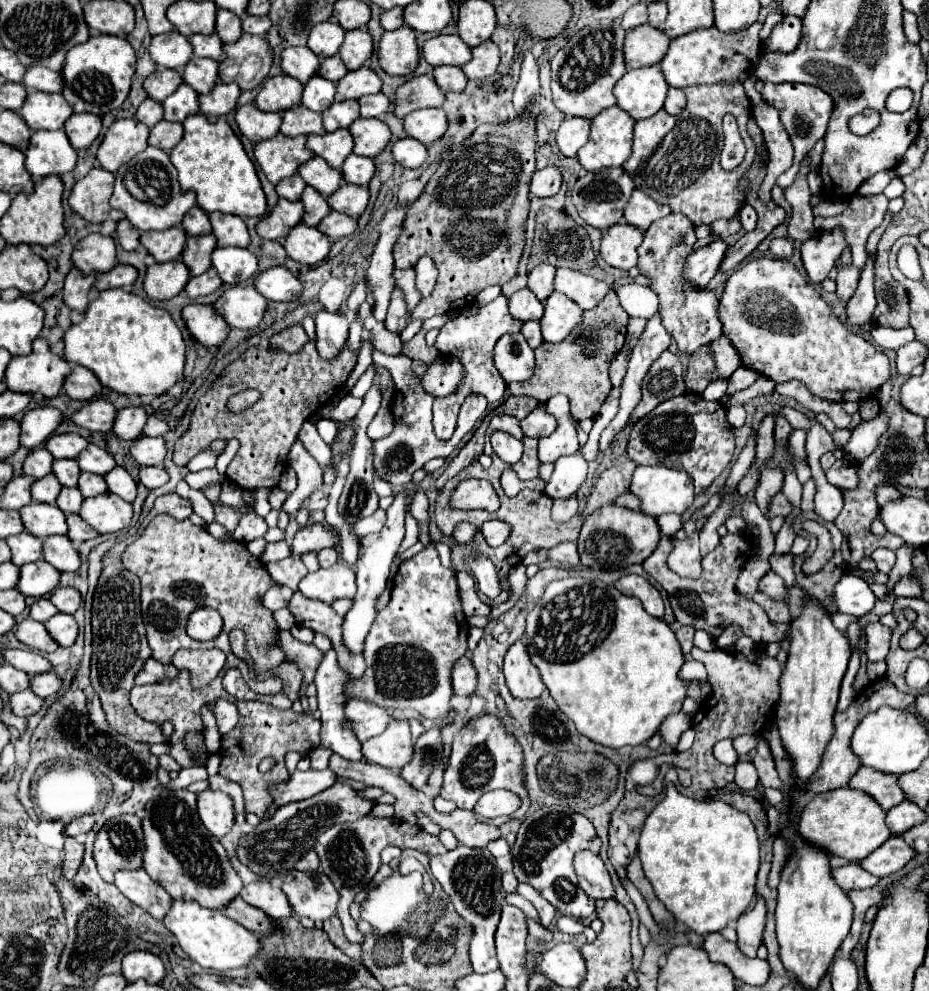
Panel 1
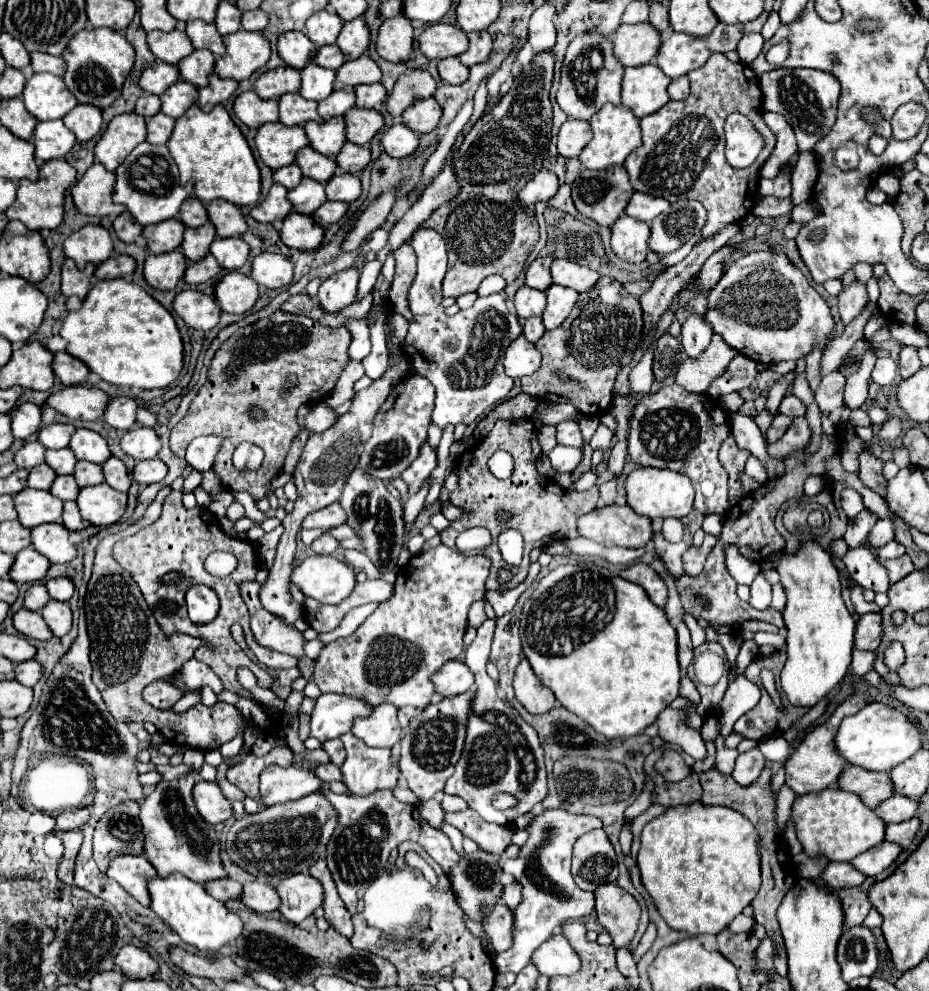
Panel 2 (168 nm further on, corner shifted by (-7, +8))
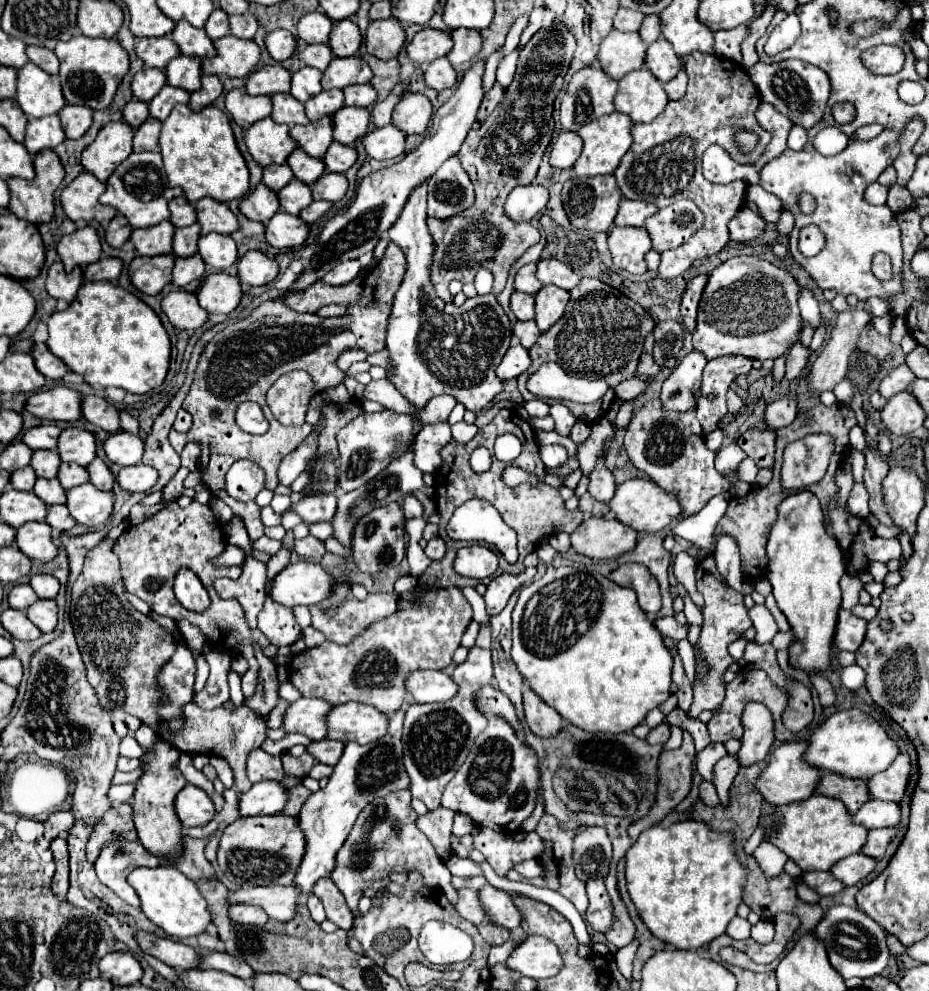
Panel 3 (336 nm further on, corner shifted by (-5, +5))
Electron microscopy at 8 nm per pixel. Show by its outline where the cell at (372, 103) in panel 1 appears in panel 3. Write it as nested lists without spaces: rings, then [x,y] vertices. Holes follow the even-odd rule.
[[[368,83],[368,85],[352,85],[344,89],[346,95],[346,105],[354,105],[354,107],[370,107],[376,103],[376,89]]]

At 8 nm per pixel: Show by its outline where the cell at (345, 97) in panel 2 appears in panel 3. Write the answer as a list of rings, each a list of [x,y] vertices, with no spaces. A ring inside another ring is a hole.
[[[342,89],[322,91],[320,95],[312,97],[308,103],[304,103],[306,115],[308,115],[310,121],[318,121],[324,115],[334,115],[342,105],[344,105],[344,93],[342,93]]]

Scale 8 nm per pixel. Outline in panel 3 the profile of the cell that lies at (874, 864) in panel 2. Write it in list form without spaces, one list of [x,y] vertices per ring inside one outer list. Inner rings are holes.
[[[854,853],[850,857],[844,857],[840,863],[836,863],[830,871],[836,879],[840,879],[844,885],[856,885],[858,881],[862,881],[864,877],[868,877],[876,867],[876,859],[862,855],[862,853]]]

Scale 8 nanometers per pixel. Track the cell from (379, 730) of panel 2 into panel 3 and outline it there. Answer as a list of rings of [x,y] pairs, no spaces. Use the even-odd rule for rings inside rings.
[[[344,703],[328,713],[328,739],[368,745],[388,733],[388,717],[366,703]]]

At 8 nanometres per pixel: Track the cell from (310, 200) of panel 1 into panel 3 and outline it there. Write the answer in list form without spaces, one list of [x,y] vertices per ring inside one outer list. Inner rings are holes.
[[[292,179],[280,193],[278,193],[278,199],[280,199],[280,207],[290,213],[290,215],[300,215],[300,211],[304,207],[308,207],[314,199],[312,199],[312,189],[310,185],[298,181],[298,179]]]

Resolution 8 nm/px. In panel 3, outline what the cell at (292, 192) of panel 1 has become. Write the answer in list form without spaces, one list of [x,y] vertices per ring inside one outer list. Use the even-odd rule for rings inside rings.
[[[286,163],[284,165],[272,165],[272,167],[264,169],[264,185],[272,191],[280,191],[292,179],[294,179],[294,173]]]

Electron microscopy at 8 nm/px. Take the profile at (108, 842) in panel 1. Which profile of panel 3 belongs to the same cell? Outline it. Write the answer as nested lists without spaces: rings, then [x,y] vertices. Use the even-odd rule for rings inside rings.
[[[122,803],[112,807],[104,817],[94,825],[90,841],[86,845],[86,855],[90,863],[96,863],[104,845],[116,839],[132,839],[136,841],[136,829],[132,823],[132,807],[130,803]]]

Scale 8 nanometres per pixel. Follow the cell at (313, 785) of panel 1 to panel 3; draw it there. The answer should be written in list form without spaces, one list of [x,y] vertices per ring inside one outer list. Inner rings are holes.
[[[258,781],[248,793],[240,795],[240,815],[276,815],[280,813],[290,799],[288,789],[280,781]]]

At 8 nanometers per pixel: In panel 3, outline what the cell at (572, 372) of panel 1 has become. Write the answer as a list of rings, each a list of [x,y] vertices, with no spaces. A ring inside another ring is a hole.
[[[582,279],[580,285],[576,285],[570,291],[570,295],[572,297],[562,319],[554,327],[550,327],[546,333],[542,333],[540,339],[530,349],[532,365],[530,365],[530,371],[524,371],[518,377],[518,391],[522,393],[524,401],[536,399],[536,395],[528,391],[526,381],[532,375],[532,371],[536,371],[546,361],[560,363],[564,365],[568,373],[580,373],[580,377],[586,377],[586,379],[604,379],[610,385],[610,389],[602,399],[598,399],[598,403],[592,403],[592,405],[566,403],[566,407],[572,411],[576,419],[594,421],[608,413],[616,397],[614,387],[620,381],[630,379],[634,375],[638,357],[642,353],[644,337],[648,331],[654,329],[654,321],[644,307],[634,303],[630,297],[626,297],[618,289],[602,283],[600,279]]]

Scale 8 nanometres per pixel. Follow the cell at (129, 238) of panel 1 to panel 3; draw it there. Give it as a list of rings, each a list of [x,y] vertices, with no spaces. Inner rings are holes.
[[[116,215],[112,221],[110,221],[110,225],[108,225],[108,229],[106,229],[106,241],[112,245],[112,247],[122,247],[128,239],[130,239],[130,235],[132,235],[132,225],[128,223],[128,219],[124,219],[124,215]]]

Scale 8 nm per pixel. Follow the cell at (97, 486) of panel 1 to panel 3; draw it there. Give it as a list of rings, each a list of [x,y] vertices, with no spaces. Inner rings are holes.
[[[62,463],[58,471],[58,479],[64,489],[72,489],[76,485],[84,485],[90,481],[86,467],[80,467],[76,463]]]

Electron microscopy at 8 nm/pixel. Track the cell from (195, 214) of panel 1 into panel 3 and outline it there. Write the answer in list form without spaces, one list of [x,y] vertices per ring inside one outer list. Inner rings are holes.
[[[176,197],[170,203],[170,221],[174,227],[188,227],[192,223],[196,223],[196,211],[192,207],[192,203],[188,203],[186,197]]]

